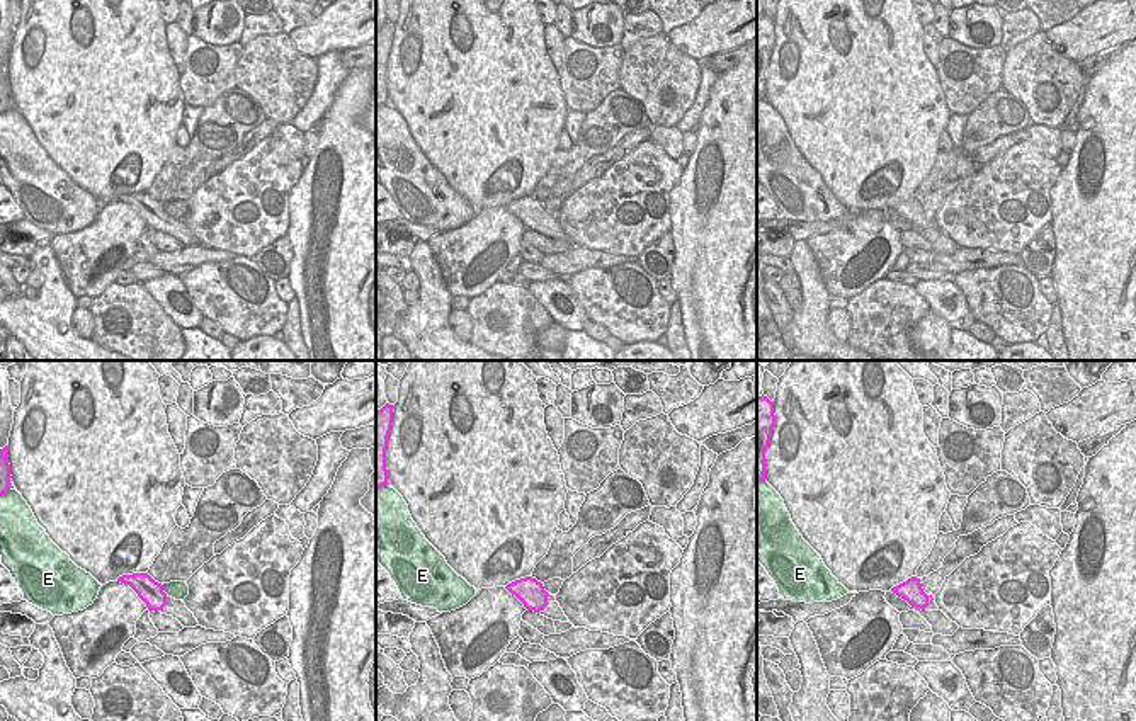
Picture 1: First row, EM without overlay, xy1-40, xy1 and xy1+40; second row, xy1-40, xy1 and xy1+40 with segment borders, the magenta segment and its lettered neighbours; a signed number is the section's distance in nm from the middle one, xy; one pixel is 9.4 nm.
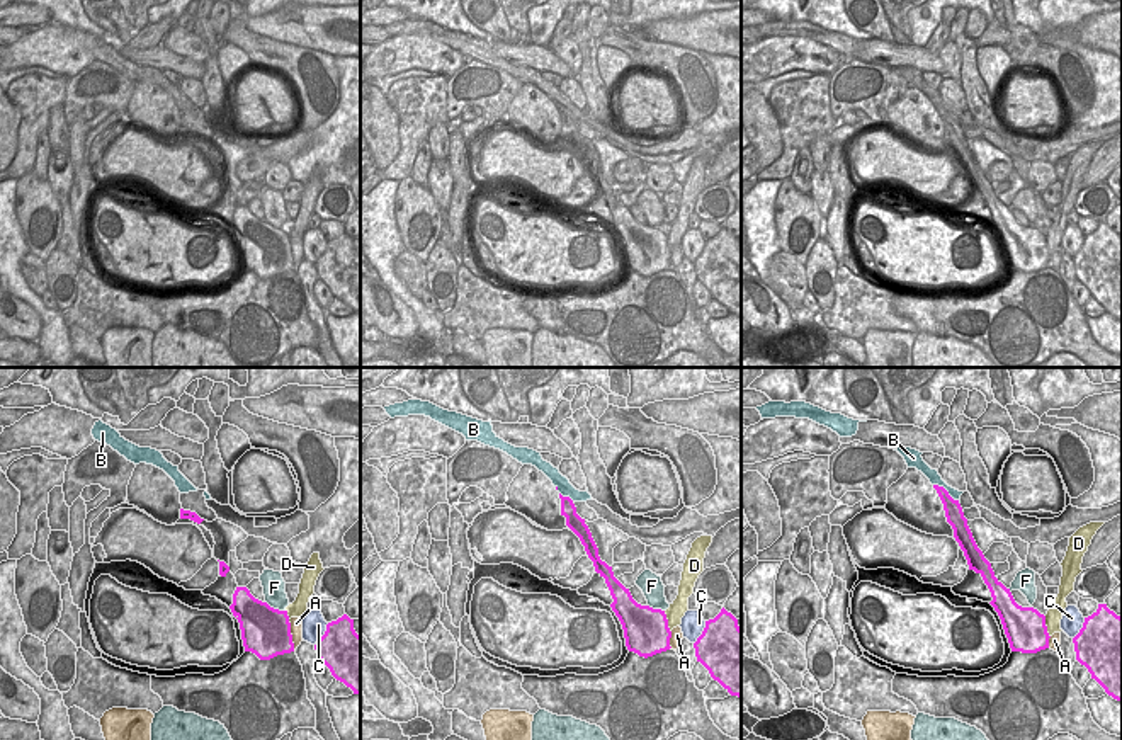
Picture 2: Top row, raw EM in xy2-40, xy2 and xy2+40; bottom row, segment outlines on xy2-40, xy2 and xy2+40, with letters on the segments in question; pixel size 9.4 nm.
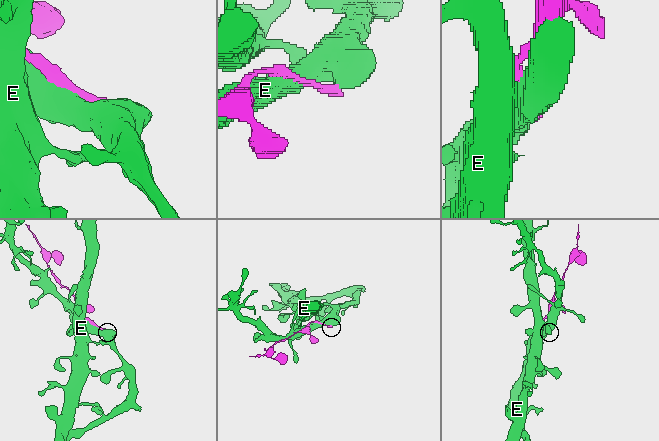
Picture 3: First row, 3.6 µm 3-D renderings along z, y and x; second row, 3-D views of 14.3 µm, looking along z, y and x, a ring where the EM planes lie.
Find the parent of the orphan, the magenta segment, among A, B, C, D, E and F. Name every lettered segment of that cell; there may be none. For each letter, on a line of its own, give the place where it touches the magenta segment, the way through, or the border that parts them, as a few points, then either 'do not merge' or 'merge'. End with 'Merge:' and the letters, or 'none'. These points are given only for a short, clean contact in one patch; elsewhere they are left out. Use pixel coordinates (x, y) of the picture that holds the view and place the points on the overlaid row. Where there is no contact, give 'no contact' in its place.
A: contact xy2-40 (291, 635); do not merge
B: contact xy2+40 (947, 492); do not merge
C: contact xy2-40 (323, 635); do not merge
D: contact xy2 (667, 621); do not merge
E: contact xy1-40 (162, 589); do not merge
F: contact xy2-40 (276, 609); do not merge
Merge: none

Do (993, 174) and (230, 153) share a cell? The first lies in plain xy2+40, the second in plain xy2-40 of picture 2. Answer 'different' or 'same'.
different

